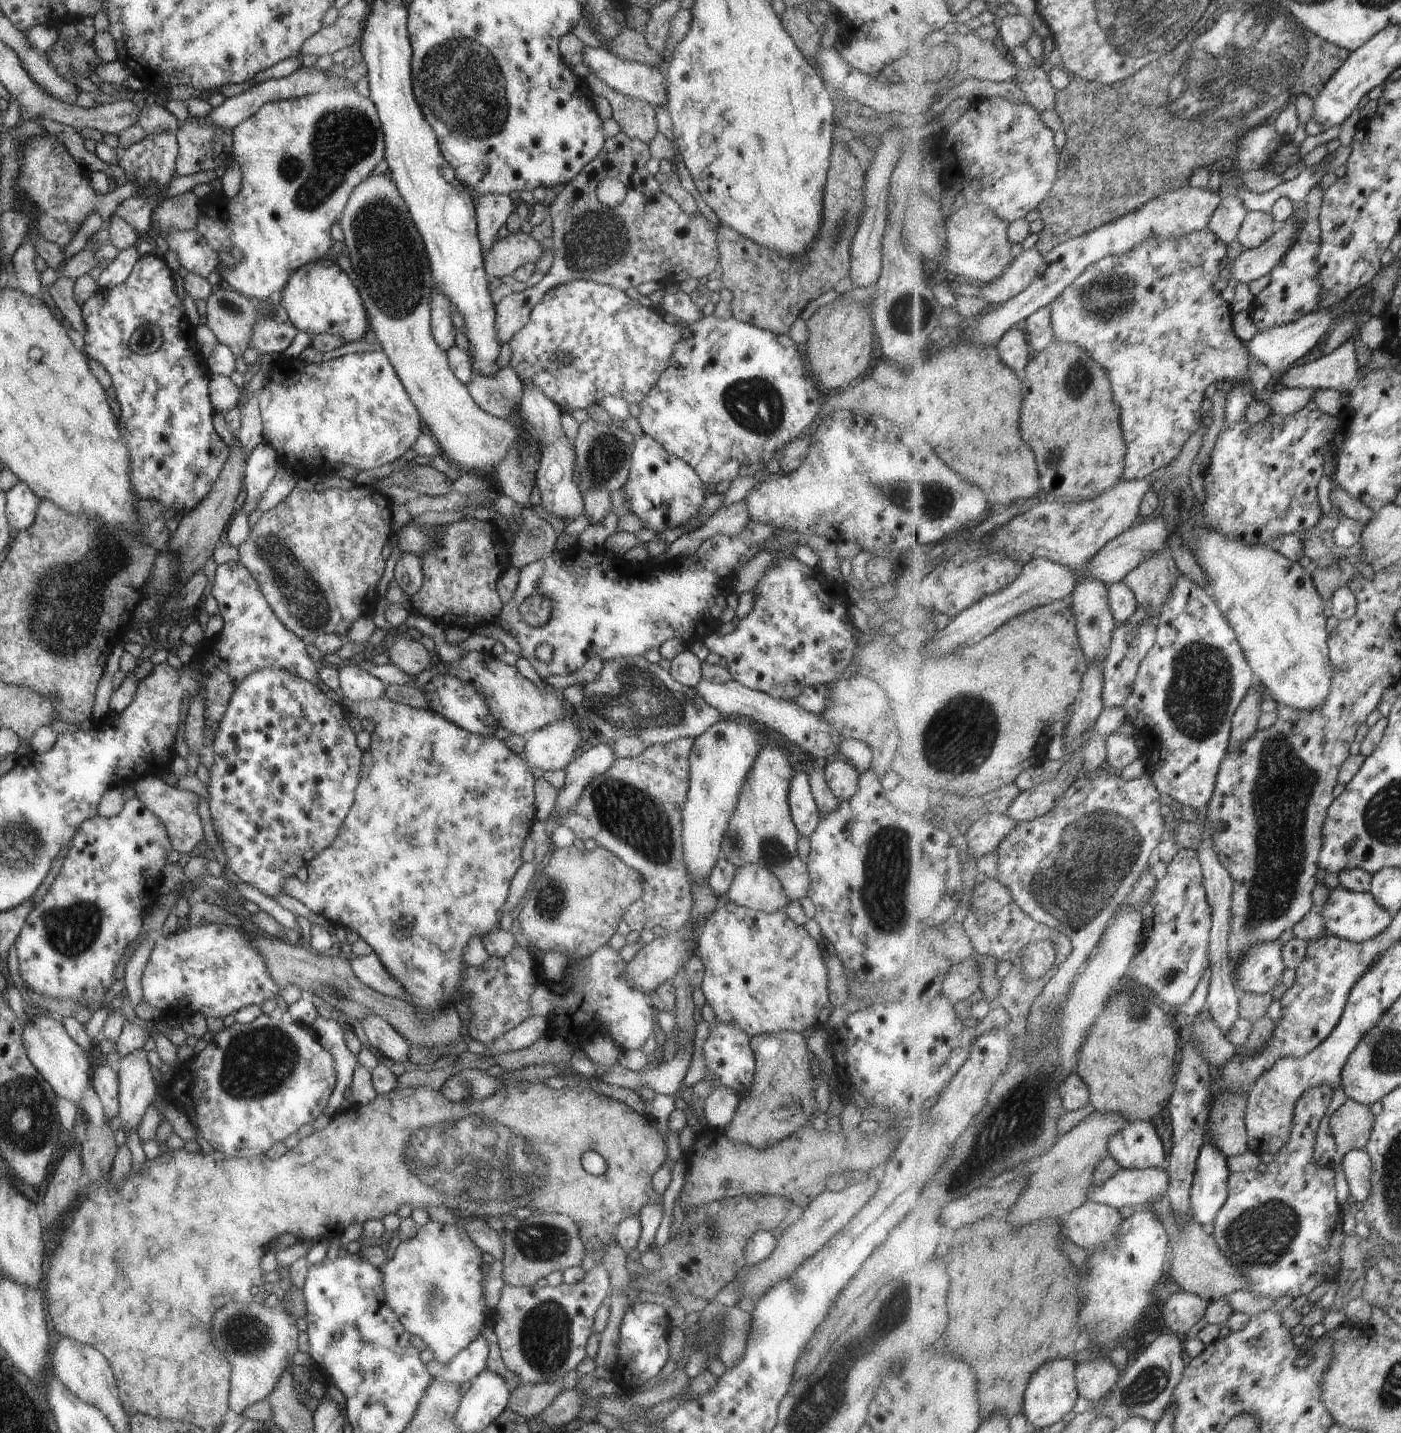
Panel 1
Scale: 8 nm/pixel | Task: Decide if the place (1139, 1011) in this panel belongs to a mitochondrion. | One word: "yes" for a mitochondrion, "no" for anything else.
yes

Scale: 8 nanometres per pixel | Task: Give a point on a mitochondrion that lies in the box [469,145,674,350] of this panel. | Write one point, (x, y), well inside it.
(595, 239)

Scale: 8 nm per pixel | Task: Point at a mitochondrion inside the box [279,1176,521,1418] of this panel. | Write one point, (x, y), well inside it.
(435, 1292)

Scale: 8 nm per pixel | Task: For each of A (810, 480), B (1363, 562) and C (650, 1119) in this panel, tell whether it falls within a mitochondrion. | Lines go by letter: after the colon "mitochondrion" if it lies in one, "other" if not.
A: other
B: other
C: other

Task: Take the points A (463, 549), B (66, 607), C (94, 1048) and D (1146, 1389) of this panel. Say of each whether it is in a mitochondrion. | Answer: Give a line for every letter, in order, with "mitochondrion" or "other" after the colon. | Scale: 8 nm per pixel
A: mitochondrion
B: mitochondrion
C: other
D: mitochondrion

